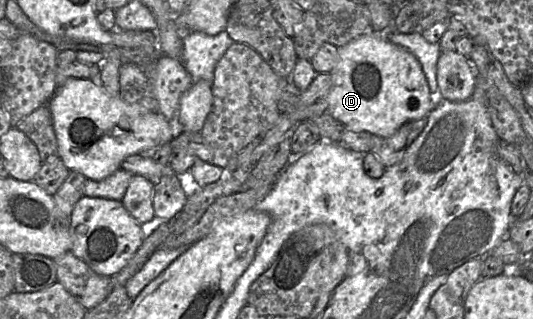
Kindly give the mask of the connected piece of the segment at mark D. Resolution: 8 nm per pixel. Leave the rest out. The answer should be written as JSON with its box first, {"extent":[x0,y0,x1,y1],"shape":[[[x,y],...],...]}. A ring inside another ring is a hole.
{"extent":[328,33,443,137],"shape":[[[365,33],[338,48],[338,61],[330,74],[333,85],[328,111],[352,132],[390,137],[404,124],[427,118],[443,100],[439,90],[431,93],[422,66],[410,51],[373,33]]]}

